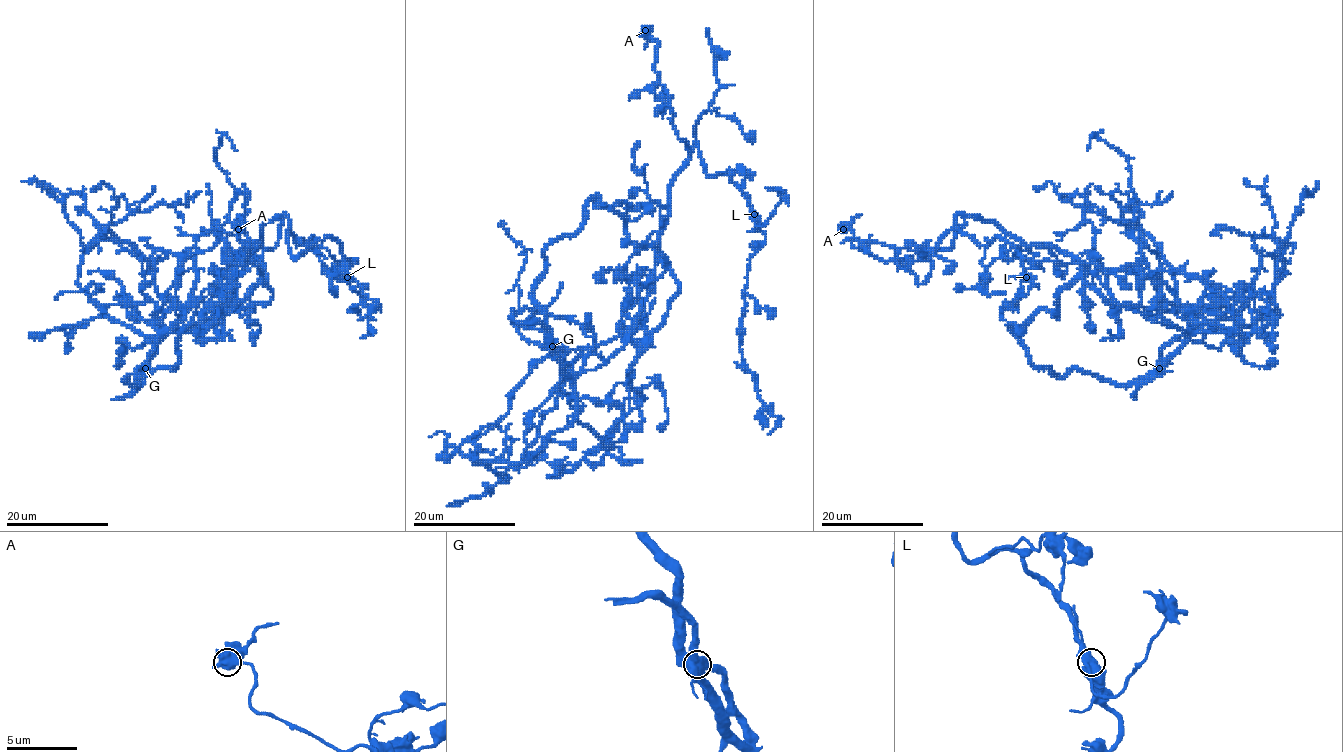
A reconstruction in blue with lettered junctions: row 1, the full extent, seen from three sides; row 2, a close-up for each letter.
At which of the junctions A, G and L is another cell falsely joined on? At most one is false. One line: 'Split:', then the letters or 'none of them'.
Split: G

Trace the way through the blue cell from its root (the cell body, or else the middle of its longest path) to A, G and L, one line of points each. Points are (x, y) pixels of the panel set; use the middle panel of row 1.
A: (655, 246), (670, 211), (670, 184), (691, 152), (670, 119), (675, 112), (654, 69), (658, 41), (645, 30)
G: (655, 246), (666, 269), (637, 293), (641, 308), (636, 324), (618, 350), (594, 369), (568, 374), (553, 346)
L: (655, 246), (670, 211), (670, 184), (695, 143), (705, 173), (709, 177), (726, 173), (748, 198), (754, 214)

